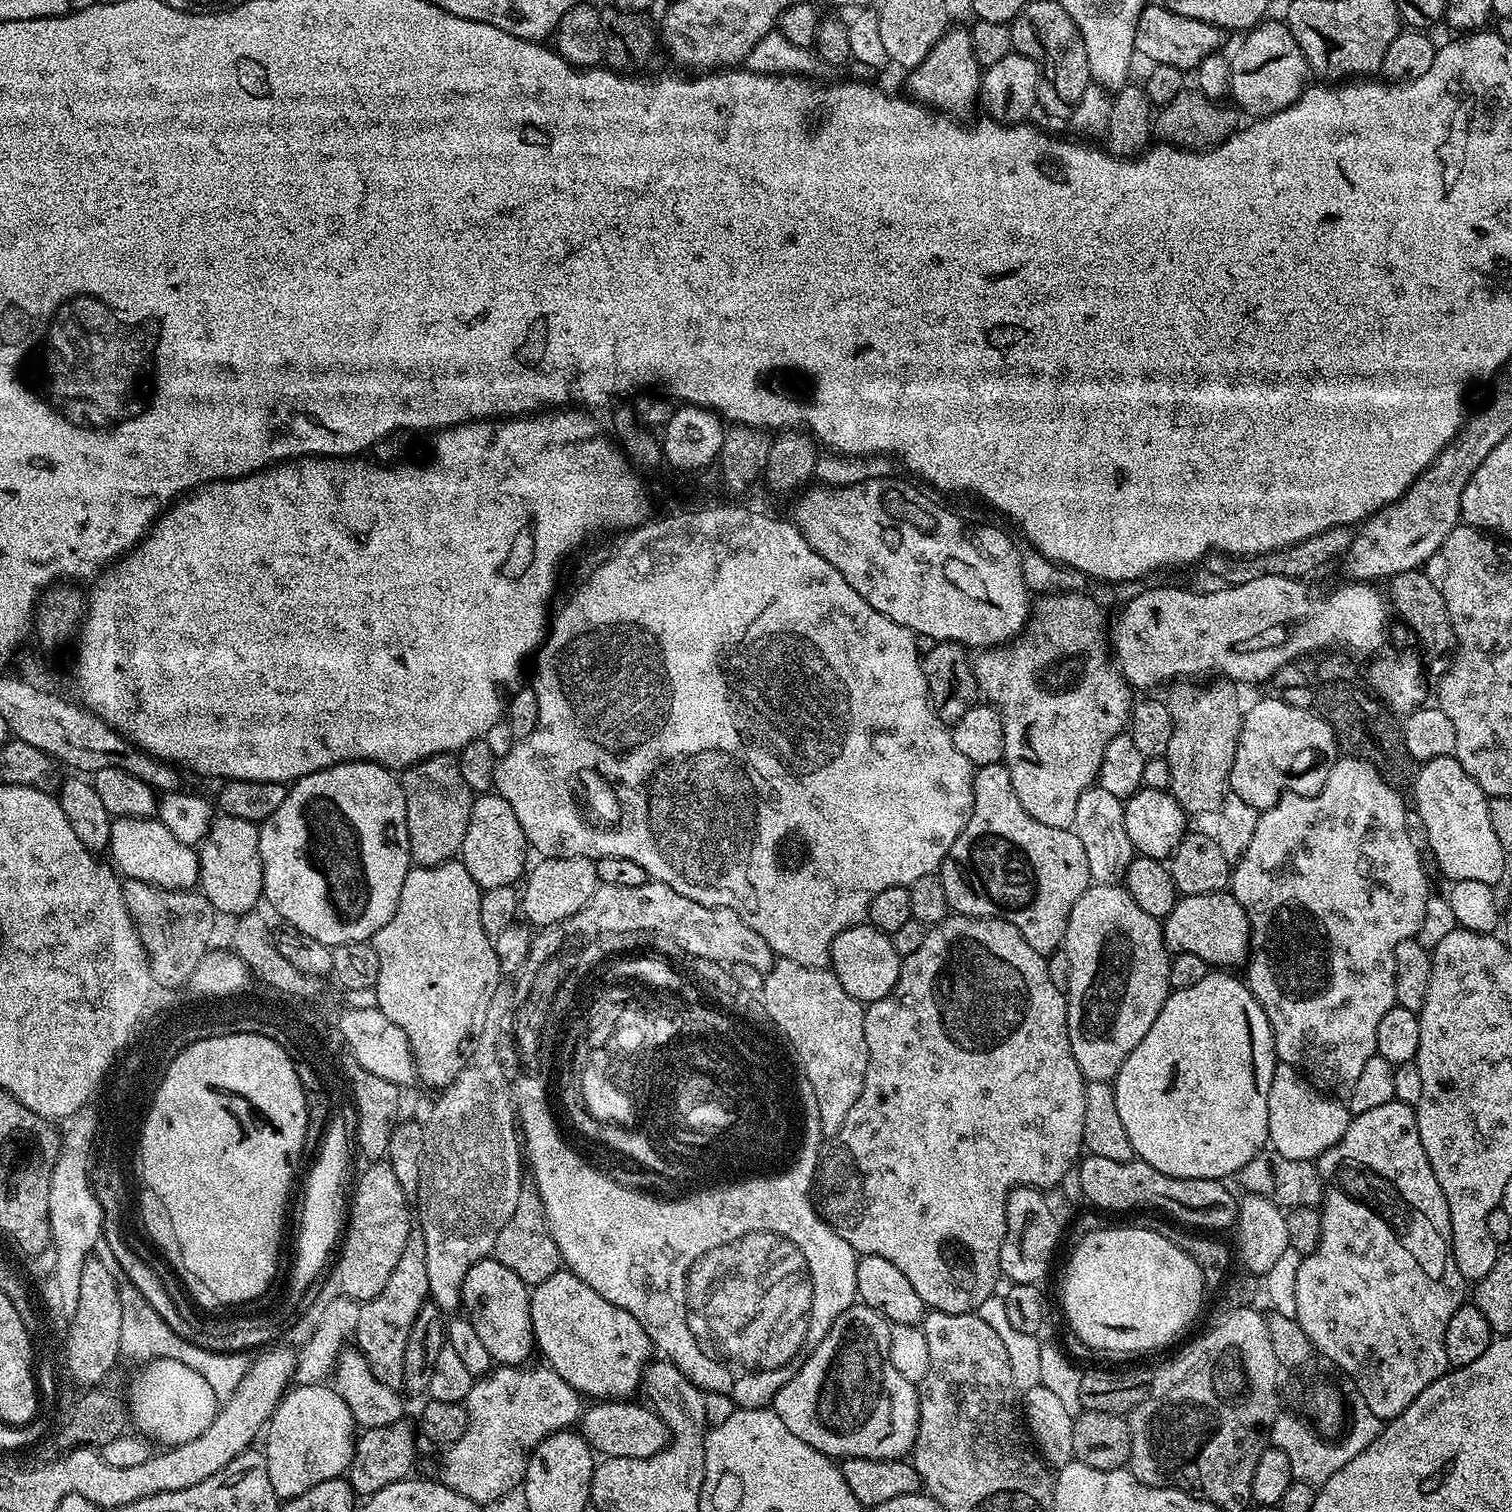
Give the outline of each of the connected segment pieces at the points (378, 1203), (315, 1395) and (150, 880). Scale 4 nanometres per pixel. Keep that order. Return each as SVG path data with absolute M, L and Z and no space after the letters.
M372 1162L360 1176L356 1184L356 1193L351 1193L350 1207L346 1212L346 1227L342 1232L342 1243L338 1248L340 1261L336 1264L336 1280L345 1297L357 1302L371 1302L386 1286L390 1274L394 1274L394 1266L398 1266L398 1258L402 1258L402 1250L406 1246L406 1238L414 1227L414 1212L410 1207L410 1197L402 1190L397 1175L387 1162Z
M324 1382L289 1387L268 1421L263 1437L262 1451L274 1494L286 1501L310 1490L310 1486L318 1486L318 1482L343 1477L354 1458L357 1435L358 1425L350 1414L350 1406L342 1402L335 1387Z
M129 816L115 817L112 821L110 842L108 843L107 851L109 853L112 852L110 860L117 873L119 873L121 877L129 880L146 882L147 884L153 884L159 888L178 890L179 892L187 892L195 889L197 885L199 885L200 857L197 849L191 844L178 842L178 838L174 838L174 834L170 834L170 830L166 830L166 826L162 826L162 822L159 818L139 820L138 818L130 818Z

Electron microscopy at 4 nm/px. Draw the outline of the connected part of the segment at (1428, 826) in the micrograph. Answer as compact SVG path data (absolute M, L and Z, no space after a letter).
M1455 756L1423 761L1416 773L1416 812L1424 823L1428 844L1436 855L1436 864L1449 881L1486 882L1493 886L1504 876L1506 854L1498 846L1498 837L1490 826L1489 797L1462 770Z

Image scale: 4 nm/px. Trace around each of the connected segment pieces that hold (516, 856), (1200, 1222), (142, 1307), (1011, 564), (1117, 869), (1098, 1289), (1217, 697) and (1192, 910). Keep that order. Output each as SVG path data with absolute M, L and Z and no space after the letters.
M498 794L477 795L472 801L470 826L466 826L466 838L462 838L458 857L466 870L470 870L470 878L474 878L482 890L494 886L513 886L525 875L530 864L528 856L528 839L522 830L522 822L518 822L514 810L510 810L510 802Z
M1091 1154L1079 1161L1081 1172L1082 1194L1087 1203L1096 1208L1105 1208L1108 1212L1128 1212L1131 1208L1157 1208L1160 1214L1187 1226L1192 1230L1207 1230L1212 1234L1220 1234L1223 1228L1231 1229L1236 1223L1237 1197L1227 1188L1224 1180L1207 1180L1206 1178L1178 1178L1170 1174L1162 1174L1162 1170L1154 1170L1154 1166L1145 1160L1133 1158L1126 1162L1113 1162L1111 1158L1098 1158Z
M130 1283L120 1284L120 1301L122 1302L120 1351L125 1357L129 1356L132 1360L140 1360L139 1362L147 1362L153 1358L161 1360L174 1358L174 1362L182 1362L190 1366L190 1370L198 1370L198 1374L206 1378L210 1390L214 1390L217 1401L228 1400L230 1394L234 1394L238 1382L242 1382L242 1378L248 1373L250 1360L247 1355L235 1352L211 1352L200 1348L187 1335L175 1333Z
M880 476L876 480L864 480L860 484L847 484L844 488L809 487L803 493L805 496L796 504L794 523L806 538L806 542L810 542L812 549L822 554L822 558L826 558L826 562L830 562L830 566L834 566L834 570L838 570L838 574L842 574L842 578L846 578L846 582L850 582L850 586L854 586L854 590L858 590L858 594L862 594L862 598L870 602L874 610L886 614L886 618L906 626L912 632L929 635L938 642L962 644L968 650L994 648L998 644L1007 644L1015 636L1020 635L1030 615L1030 593L1024 581L1024 557L1021 549L1016 549L1015 542L1002 529L979 528L976 524L967 524L962 517L955 516L950 509L935 504L928 496L923 496L914 485L896 479Z
M1098 786L1087 788L1082 798L1078 798L1072 828L1078 842L1082 842L1082 850L1086 850L1086 866L1090 866L1092 880L1098 884L1120 884L1134 855L1130 837L1126 834L1124 801Z
M1155 1227L1148 1228L1100 1228L1097 1232L1092 1232L1089 1236L1084 1236L1076 1244L1076 1249L1068 1256L1068 1265L1064 1268L1064 1277L1060 1280L1060 1300L1064 1303L1064 1316L1068 1319L1068 1324L1072 1327L1072 1332L1084 1344L1089 1344L1092 1348L1097 1348L1100 1352L1152 1352L1155 1348L1164 1348L1179 1332L1184 1332L1188 1328L1188 1323L1200 1312L1200 1303L1204 1300L1206 1289L1202 1270L1198 1270L1198 1262L1190 1258L1174 1242L1162 1238L1162 1234L1157 1232Z
M1212 678L1207 682L1176 682L1168 690L1166 703L1172 715L1172 733L1170 746L1164 755L1170 766L1170 786L1167 791L1172 793L1178 806L1182 806L1189 817L1204 816L1207 812L1219 813L1224 804L1224 793L1229 787L1228 775L1232 773L1234 754L1238 750L1242 707L1236 697L1237 685L1223 678Z
M1228 890L1197 896L1180 896L1174 910L1170 910L1170 914L1164 917L1162 927L1164 945L1168 947L1169 953L1198 954L1198 958L1202 958L1207 964L1220 970L1232 970L1235 964L1243 965L1250 955L1252 931L1248 925L1246 910L1242 910L1240 903L1232 897L1231 891Z

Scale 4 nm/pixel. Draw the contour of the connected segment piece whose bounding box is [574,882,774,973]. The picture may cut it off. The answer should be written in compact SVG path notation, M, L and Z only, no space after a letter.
M649 882L642 886L606 886L605 884L597 883L590 902L586 902L586 906L578 914L574 914L574 917L576 918L576 928L584 928L584 932L600 932L600 928L640 928L640 924L648 924L648 928L660 928L660 932L668 932L668 936L676 936L676 940L680 940L680 944L684 944L681 950L683 955L688 958L697 956L703 960L718 960L728 966L733 964L754 966L754 970L763 973L769 972L774 963L774 953L771 946L766 942L766 938L762 938L762 934L758 934L758 930L750 930L750 926L746 926L746 922L742 922L742 918L734 910L730 910L729 908L707 908L706 906L702 906L702 902L694 902L690 898L686 898L682 894L670 890L670 886L659 882Z

